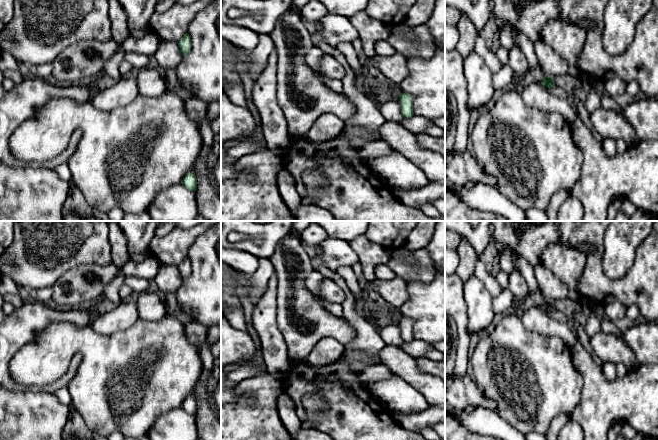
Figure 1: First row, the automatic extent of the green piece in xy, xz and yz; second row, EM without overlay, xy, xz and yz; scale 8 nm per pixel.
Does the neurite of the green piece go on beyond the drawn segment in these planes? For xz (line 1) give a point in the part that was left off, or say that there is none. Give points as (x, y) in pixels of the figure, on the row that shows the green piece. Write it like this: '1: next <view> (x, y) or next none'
1: next none

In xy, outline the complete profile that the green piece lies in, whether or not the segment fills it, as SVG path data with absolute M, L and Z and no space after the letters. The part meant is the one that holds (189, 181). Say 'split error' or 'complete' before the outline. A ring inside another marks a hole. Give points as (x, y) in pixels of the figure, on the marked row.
complete; M192 173L185 175L181 182L188 190L196 191L197 190L197 178Z

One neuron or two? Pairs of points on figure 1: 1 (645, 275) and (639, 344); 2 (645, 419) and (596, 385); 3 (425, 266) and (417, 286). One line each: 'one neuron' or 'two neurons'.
1: two neurons
2: one neuron
3: two neurons

